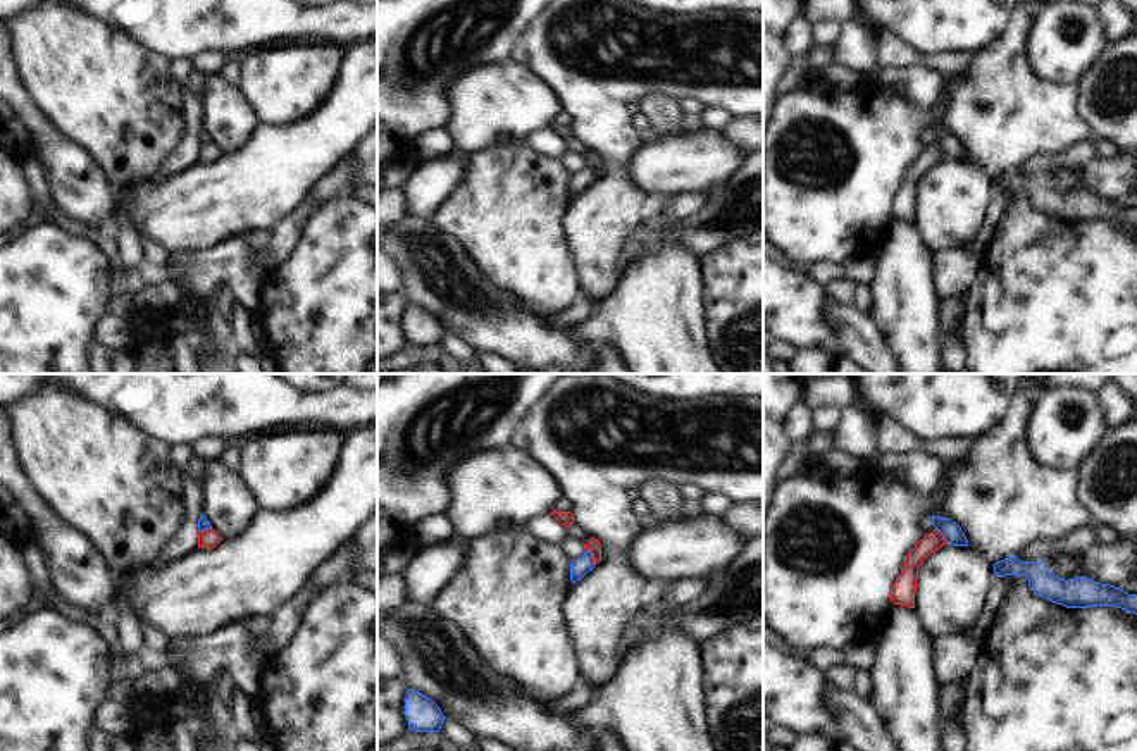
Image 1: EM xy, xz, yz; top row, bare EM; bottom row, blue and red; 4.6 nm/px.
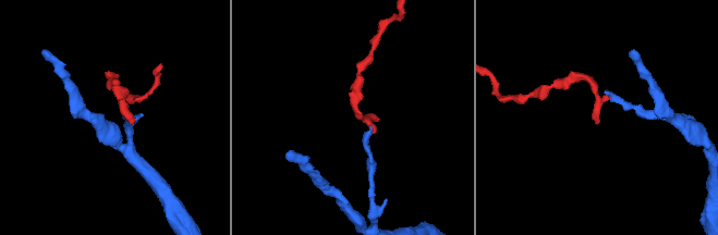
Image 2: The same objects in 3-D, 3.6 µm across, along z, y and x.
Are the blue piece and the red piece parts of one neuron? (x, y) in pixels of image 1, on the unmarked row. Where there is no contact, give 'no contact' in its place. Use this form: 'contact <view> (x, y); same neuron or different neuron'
contact xz (593, 171); different neuron

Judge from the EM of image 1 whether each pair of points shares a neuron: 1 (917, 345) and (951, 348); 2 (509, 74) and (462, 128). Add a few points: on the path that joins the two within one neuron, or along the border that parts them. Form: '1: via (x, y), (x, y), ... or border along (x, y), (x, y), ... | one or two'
1: border along (938, 307), (941, 355) | two
2: via (502, 88), (476, 114) | one

